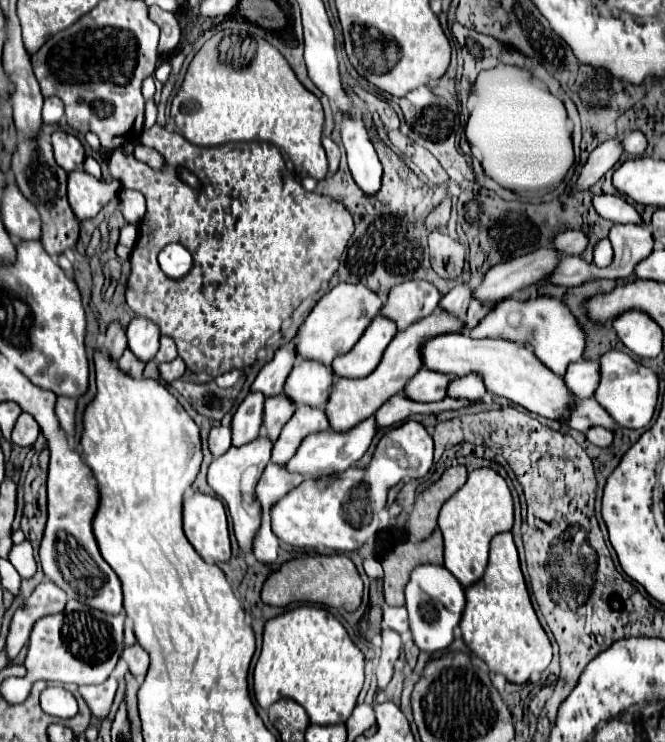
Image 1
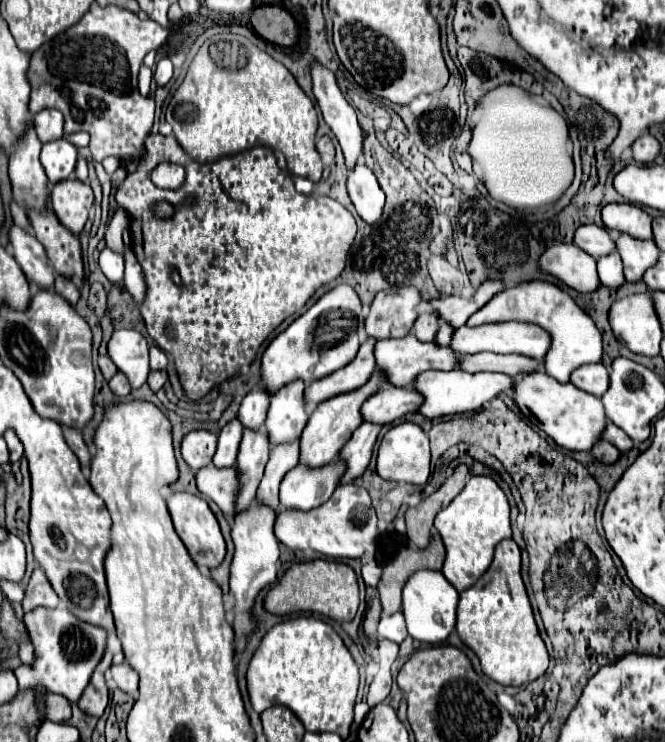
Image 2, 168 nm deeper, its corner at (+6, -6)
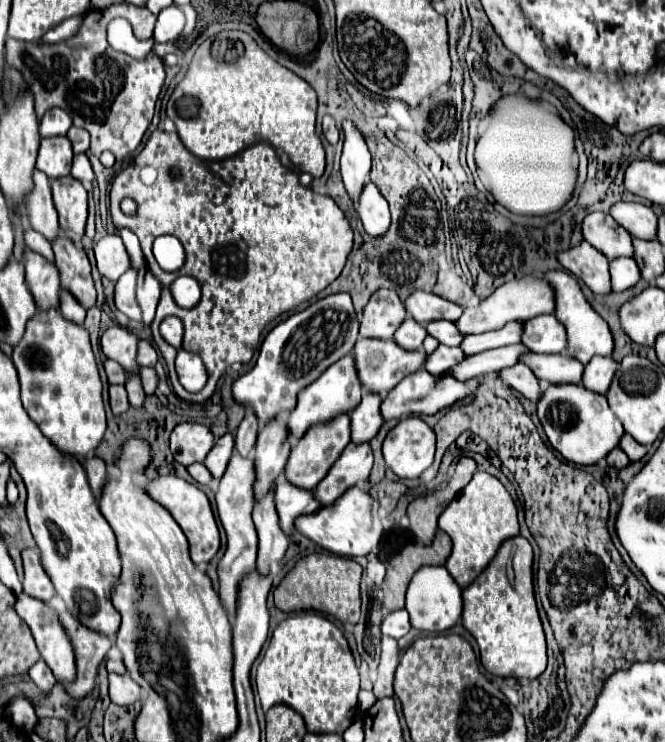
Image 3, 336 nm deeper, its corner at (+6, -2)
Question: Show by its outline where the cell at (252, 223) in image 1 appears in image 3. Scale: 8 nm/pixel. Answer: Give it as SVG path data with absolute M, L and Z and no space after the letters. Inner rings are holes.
M157 129L147 139L143 151L113 179L109 199L111 199L109 205L111 219L115 227L117 229L127 227L139 237L145 253L147 269L161 283L157 317L151 325L151 331L155 345L167 363L169 379L175 393L191 403L207 401L227 367L233 363L251 361L259 345L261 331L269 321L273 321L275 317L287 311L293 311L295 307L299 307L301 303L309 301L319 291L323 291L331 281L335 281L341 275L345 259L353 247L353 229L345 219L345 213L335 205L335 201L329 195L319 195L313 193L309 187L303 187L299 183L299 175L281 165L275 149L269 143L255 143L225 161L201 161L185 149L185 145L181 143L175 131L169 133ZM175 169L177 175L171 177L171 171ZM123 197L131 197L139 203L135 217L127 217L121 213L119 203ZM157 235L175 235L183 243L187 261L179 271L167 273L157 265L151 253L151 245ZM183 275L197 279L197 283L201 285L201 301L193 309L179 307L173 301L173 295L169 293L171 283ZM169 315L179 317L183 323L183 347L187 351L197 353L207 367L209 379L199 393L189 393L187 389L181 387L175 373L177 351L167 341L159 341L159 323Z

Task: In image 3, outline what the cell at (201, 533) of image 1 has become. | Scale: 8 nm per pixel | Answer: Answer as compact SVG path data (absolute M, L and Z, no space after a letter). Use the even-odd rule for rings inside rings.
M163 475L159 479L153 479L147 483L145 493L149 493L151 499L155 499L159 505L163 505L171 517L177 521L177 525L181 525L187 541L189 541L189 555L193 559L195 565L199 563L209 563L215 553L219 551L219 529L209 505L207 495L193 483L187 483L181 477L175 475Z

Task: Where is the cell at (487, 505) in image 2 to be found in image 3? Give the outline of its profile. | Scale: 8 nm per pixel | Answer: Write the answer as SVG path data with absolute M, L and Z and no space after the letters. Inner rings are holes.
M477 471L471 483L441 513L439 527L453 541L453 553L447 559L445 567L451 573L451 577L457 581L457 585L465 589L489 565L501 543L509 537L519 535L517 507L509 491L503 487L503 483L497 477L485 471Z

